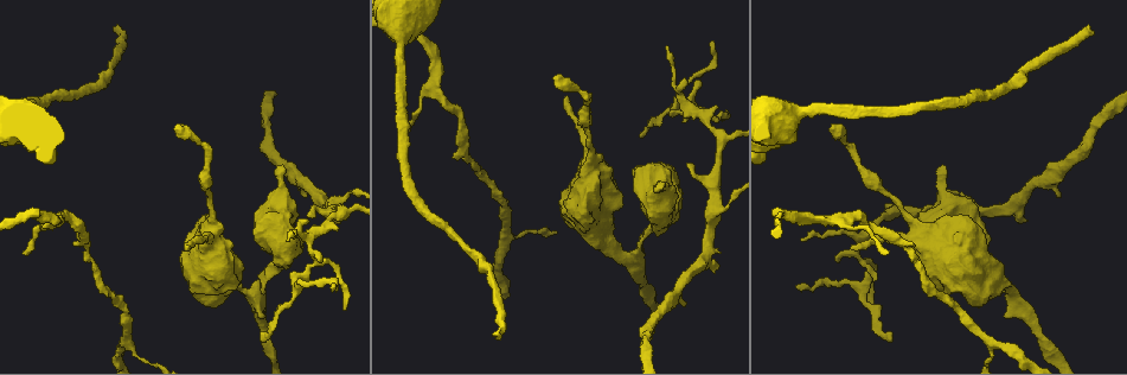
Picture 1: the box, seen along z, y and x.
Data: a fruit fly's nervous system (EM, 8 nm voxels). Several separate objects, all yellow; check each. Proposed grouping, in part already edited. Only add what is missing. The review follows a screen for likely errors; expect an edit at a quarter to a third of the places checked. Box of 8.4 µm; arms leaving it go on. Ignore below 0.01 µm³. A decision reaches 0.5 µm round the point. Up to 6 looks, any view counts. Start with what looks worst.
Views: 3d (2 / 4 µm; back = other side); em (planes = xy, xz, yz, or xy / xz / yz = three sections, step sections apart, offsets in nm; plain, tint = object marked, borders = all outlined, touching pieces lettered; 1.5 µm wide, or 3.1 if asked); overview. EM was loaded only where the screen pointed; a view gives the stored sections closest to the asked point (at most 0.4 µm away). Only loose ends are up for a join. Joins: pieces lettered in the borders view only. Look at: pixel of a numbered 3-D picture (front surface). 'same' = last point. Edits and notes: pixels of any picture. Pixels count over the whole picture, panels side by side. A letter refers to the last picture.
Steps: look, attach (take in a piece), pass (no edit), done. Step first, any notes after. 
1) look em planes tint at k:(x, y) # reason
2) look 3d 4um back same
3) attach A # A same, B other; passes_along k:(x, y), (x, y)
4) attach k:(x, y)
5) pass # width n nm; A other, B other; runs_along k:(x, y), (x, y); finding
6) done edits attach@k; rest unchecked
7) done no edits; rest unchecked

look em planes tint at 1:(498, 333) # end of a long branch

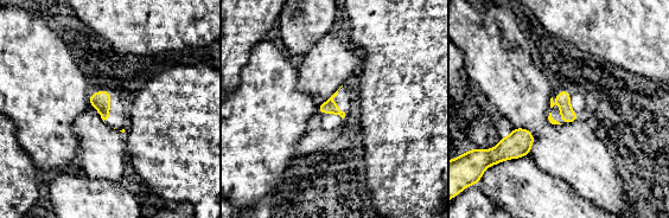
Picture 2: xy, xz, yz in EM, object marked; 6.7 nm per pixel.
look em planes borders same # what lies round it

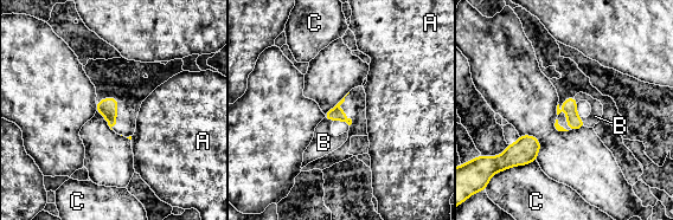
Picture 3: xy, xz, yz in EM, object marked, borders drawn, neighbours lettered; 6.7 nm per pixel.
attach B # longest_contact C 200 nm; A other, B same, C other; the neuron continues

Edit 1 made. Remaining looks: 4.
look 3d 2um at 1:(24, 254) # an open end

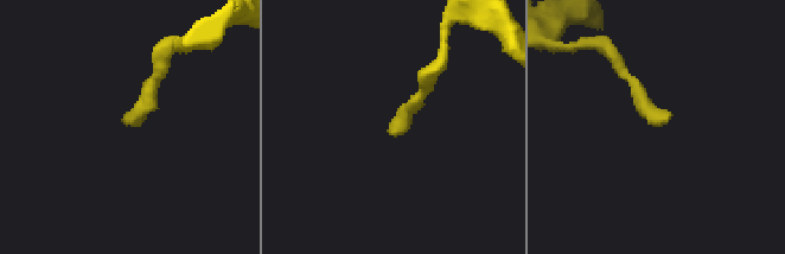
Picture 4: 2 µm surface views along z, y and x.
look em planes plain at 4:(669, 119)

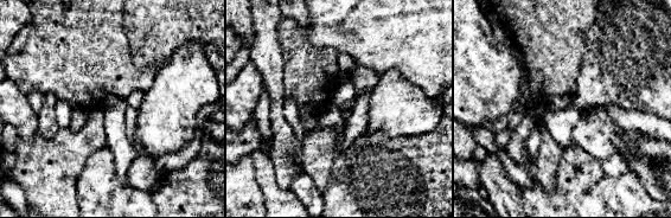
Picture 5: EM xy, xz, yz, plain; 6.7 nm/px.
look em planes borders same # see the neighbours

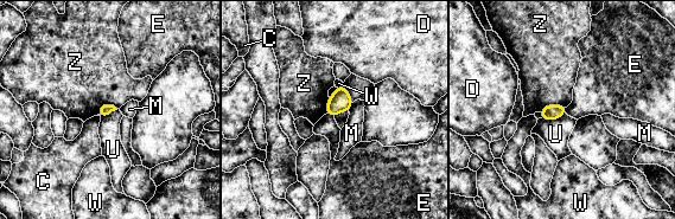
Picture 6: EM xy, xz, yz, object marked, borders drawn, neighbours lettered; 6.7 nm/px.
pass # C other, D other, E other, M other, U other, W other, Z other; border 6:(565, 113), (553, 120), (541, 118); none of them fits

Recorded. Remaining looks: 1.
done edits attach@3; rest unchecked

